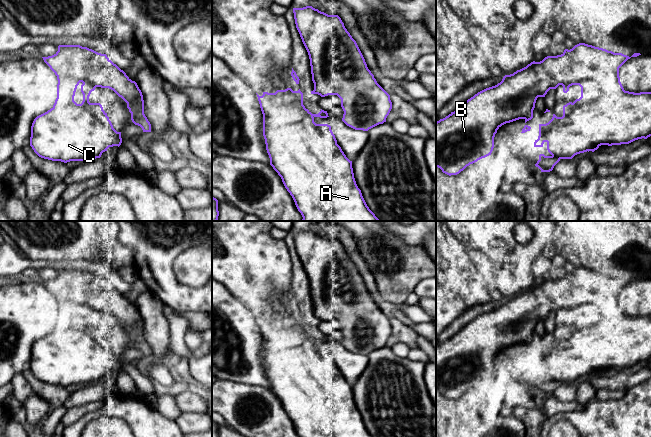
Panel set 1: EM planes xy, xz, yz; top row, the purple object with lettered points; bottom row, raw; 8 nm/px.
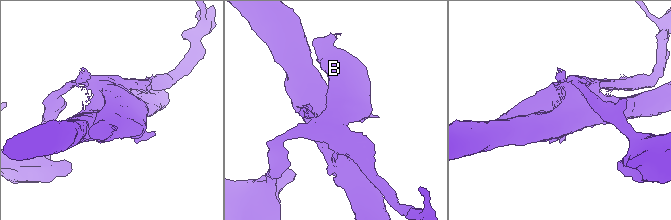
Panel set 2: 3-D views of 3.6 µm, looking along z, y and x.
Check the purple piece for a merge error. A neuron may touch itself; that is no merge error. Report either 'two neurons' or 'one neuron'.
two neurons

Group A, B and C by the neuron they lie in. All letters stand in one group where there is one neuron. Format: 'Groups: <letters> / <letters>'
Groups: A C / B

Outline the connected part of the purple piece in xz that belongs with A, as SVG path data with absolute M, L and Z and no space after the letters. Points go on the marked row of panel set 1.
M291 88L277 90L275 93L257 94L263 114L263 136L270 165L281 177L287 191L292 196L302 221L380 221L367 206L358 188L353 168L341 147L326 145L322 134L317 130L313 114L301 102L301 91Z

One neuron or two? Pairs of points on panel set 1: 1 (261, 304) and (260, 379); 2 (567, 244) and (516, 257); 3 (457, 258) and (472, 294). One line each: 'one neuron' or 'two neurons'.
1: two neurons
2: two neurons
3: one neuron

